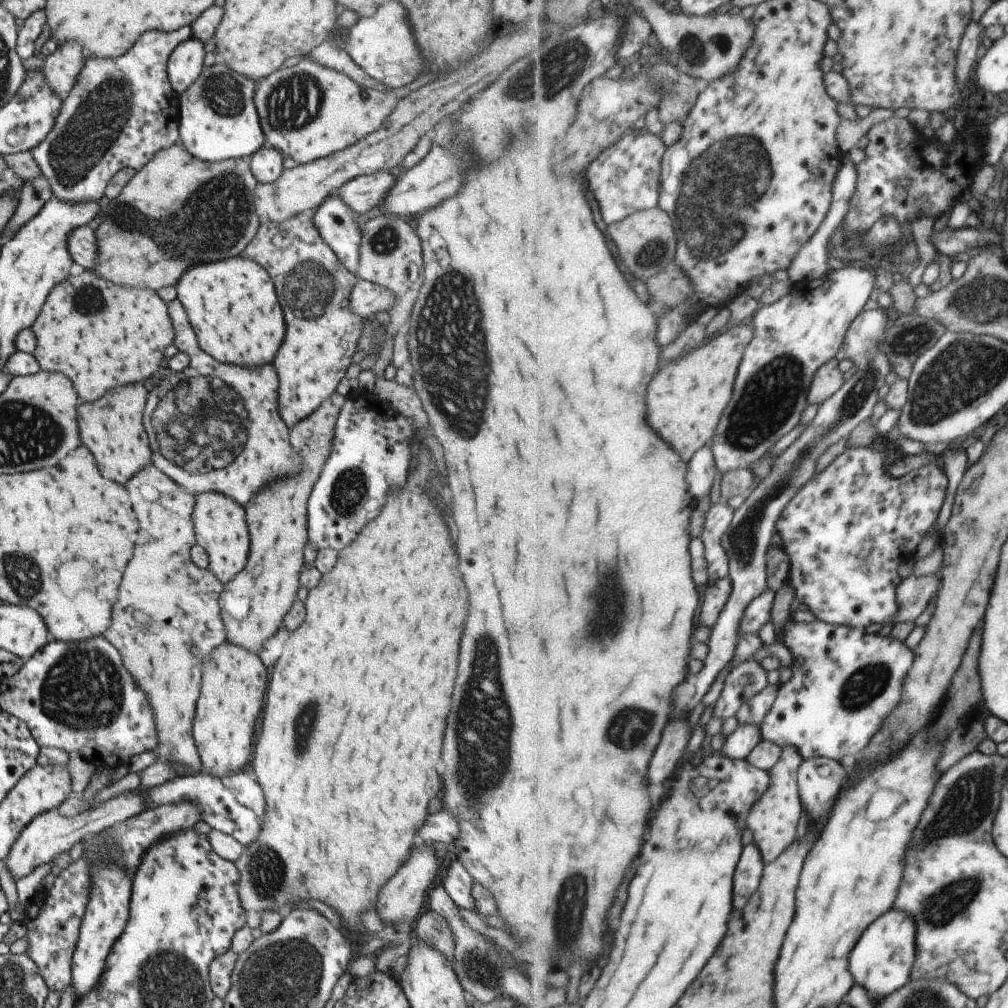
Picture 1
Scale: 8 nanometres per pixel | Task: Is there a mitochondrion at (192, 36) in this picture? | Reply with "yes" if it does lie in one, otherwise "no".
no

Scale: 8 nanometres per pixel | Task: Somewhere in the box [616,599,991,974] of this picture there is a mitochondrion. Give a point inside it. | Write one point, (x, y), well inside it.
(937, 910)

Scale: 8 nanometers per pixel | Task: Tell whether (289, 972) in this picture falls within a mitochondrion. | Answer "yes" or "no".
yes

